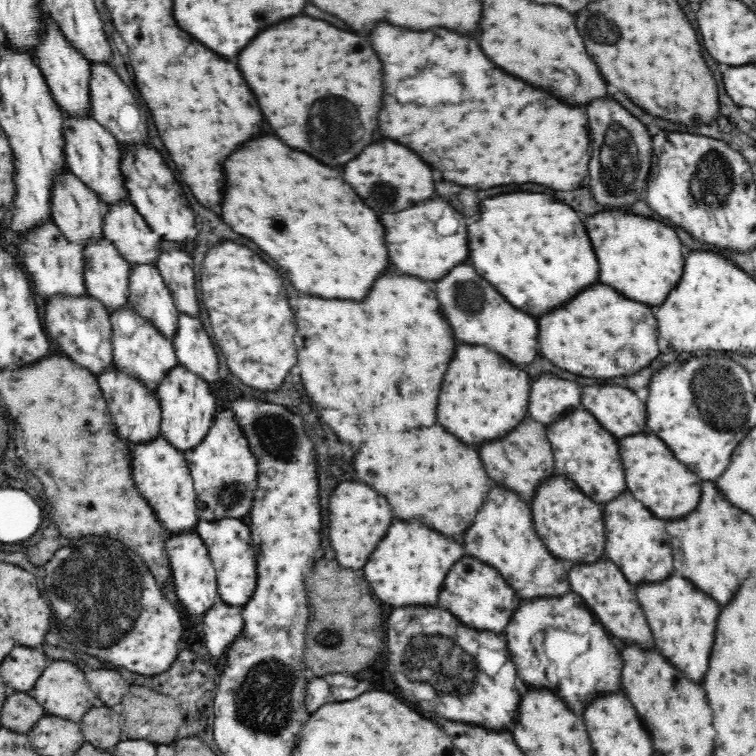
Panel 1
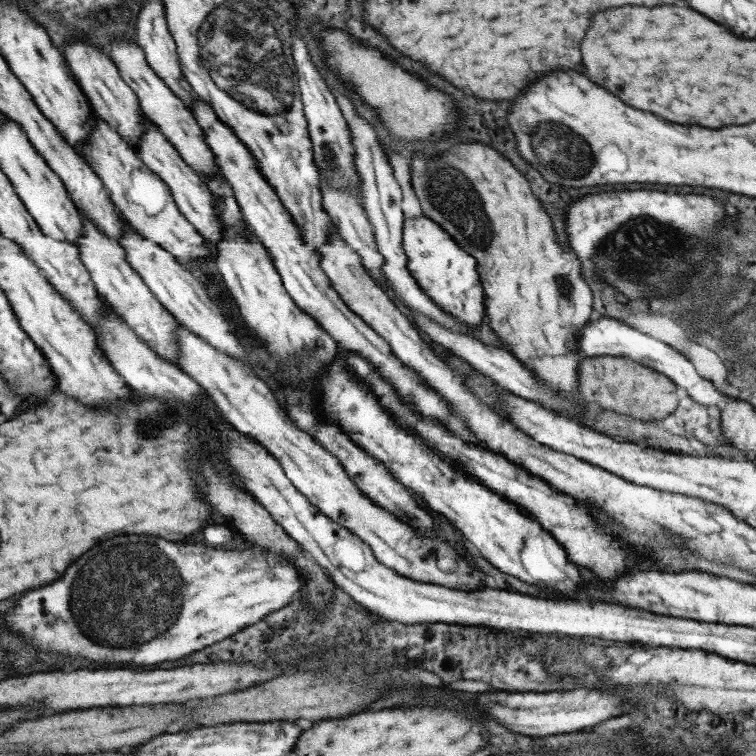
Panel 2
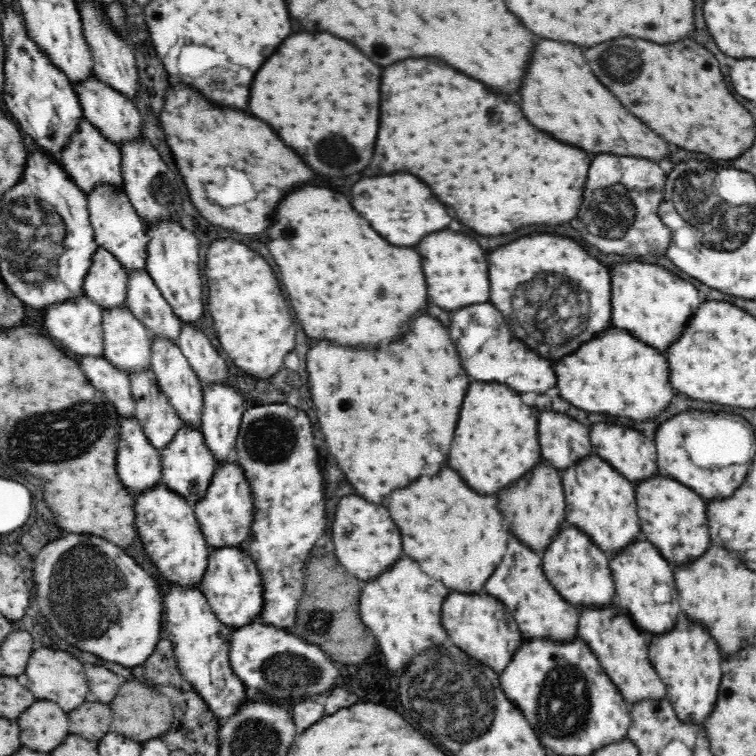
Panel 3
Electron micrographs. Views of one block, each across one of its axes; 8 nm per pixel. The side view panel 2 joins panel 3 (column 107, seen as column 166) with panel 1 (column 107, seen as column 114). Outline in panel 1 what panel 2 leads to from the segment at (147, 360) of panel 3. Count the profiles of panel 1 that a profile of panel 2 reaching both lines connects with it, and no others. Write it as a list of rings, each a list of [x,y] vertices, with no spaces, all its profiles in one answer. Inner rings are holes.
[[[104,238],[101,241],[90,243],[83,247],[83,255],[86,294],[100,301],[110,314],[128,305],[129,276],[132,266],[122,258],[112,241]]]

